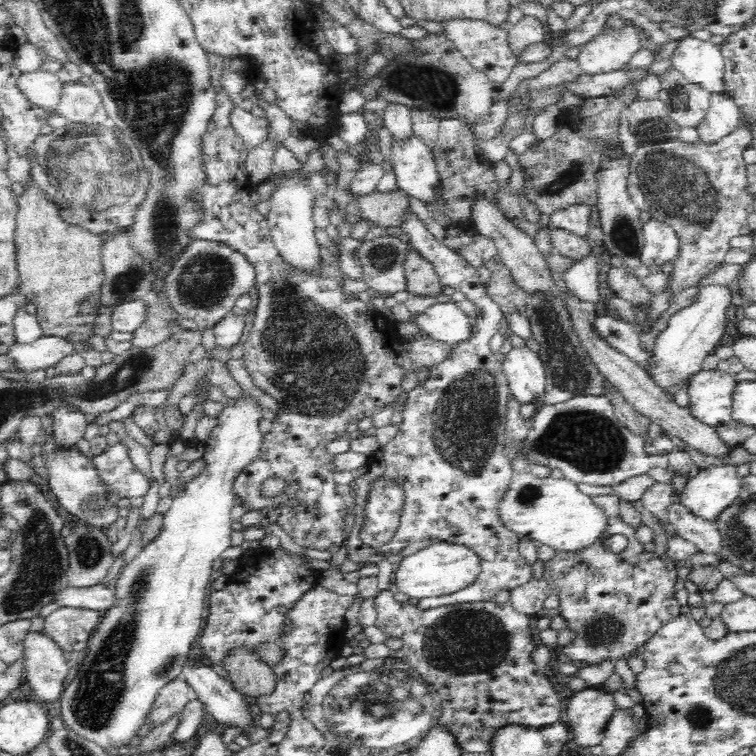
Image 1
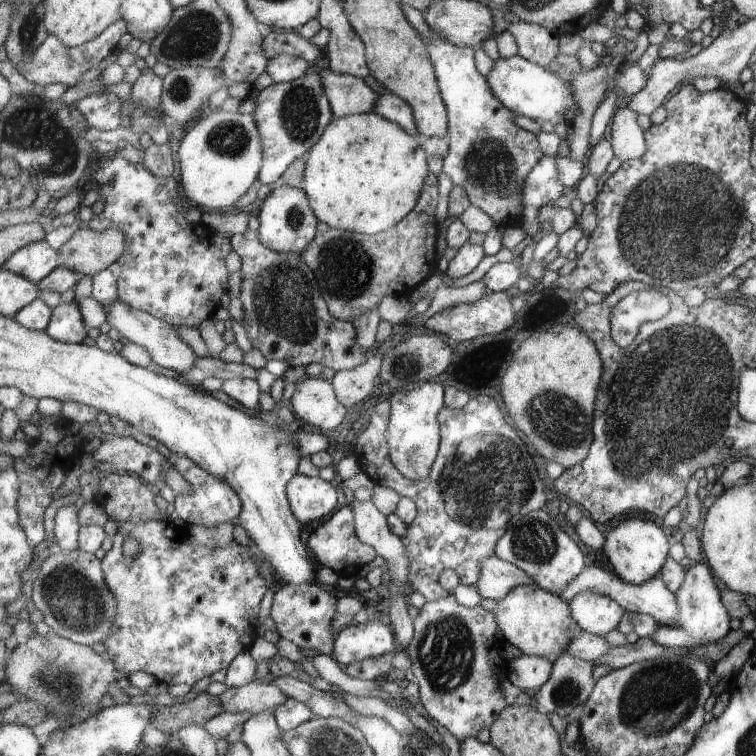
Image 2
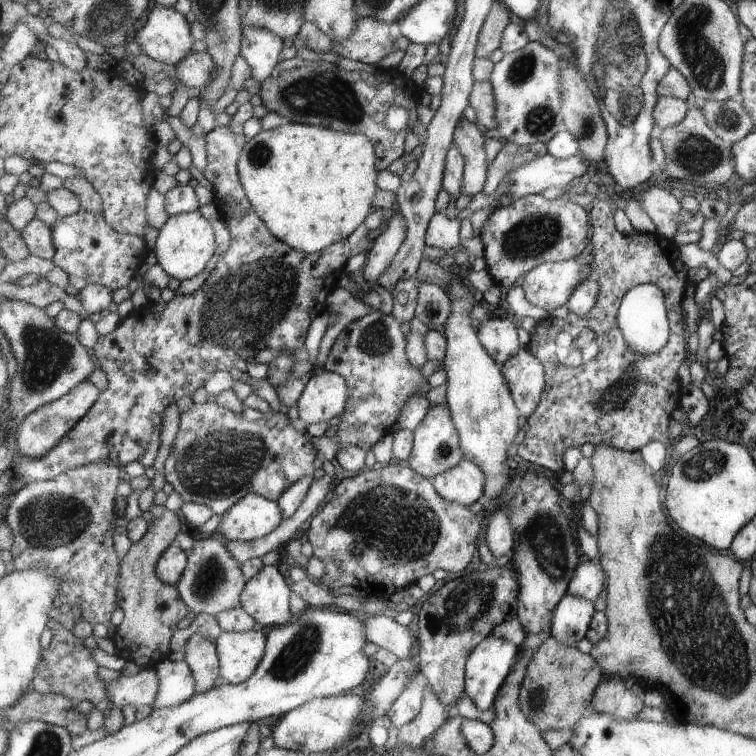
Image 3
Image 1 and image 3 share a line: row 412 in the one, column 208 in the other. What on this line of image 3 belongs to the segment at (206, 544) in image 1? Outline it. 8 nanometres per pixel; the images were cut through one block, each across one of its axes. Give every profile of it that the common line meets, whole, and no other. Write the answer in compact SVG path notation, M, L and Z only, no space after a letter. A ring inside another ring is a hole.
M199 210L172 216L161 228L153 252L157 263L166 274L180 281L197 276L205 270L207 262L215 254L215 230Z

